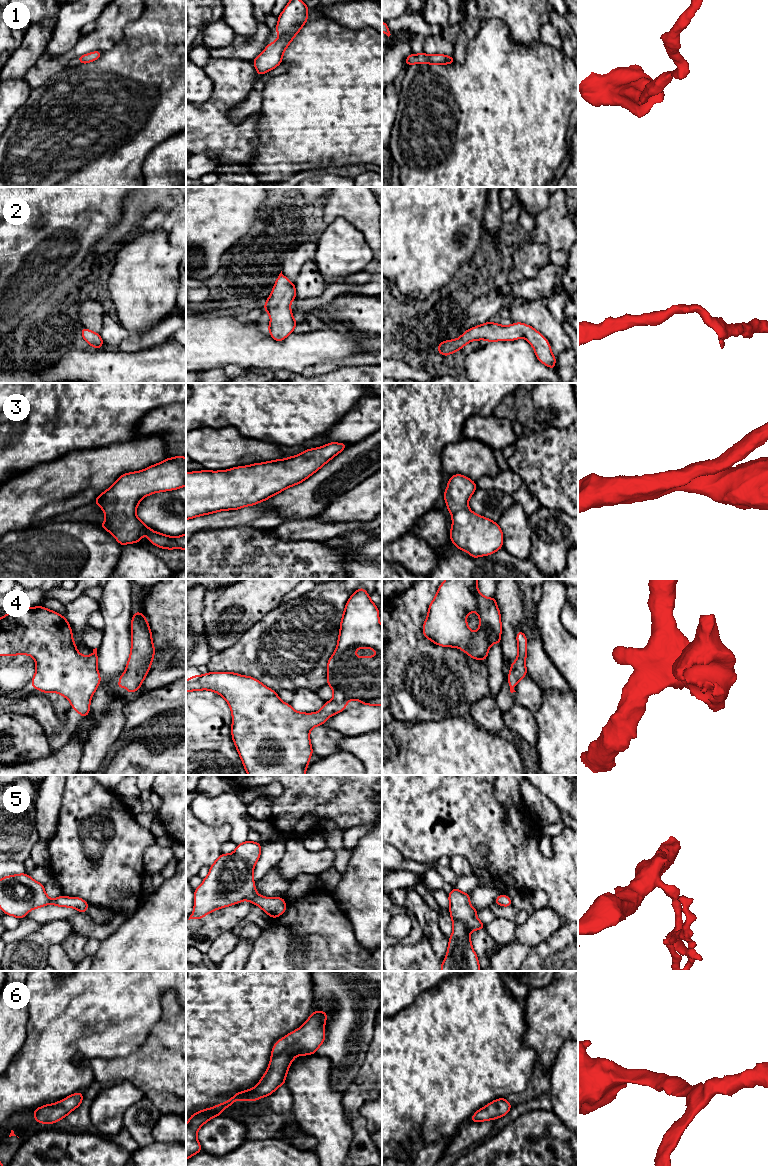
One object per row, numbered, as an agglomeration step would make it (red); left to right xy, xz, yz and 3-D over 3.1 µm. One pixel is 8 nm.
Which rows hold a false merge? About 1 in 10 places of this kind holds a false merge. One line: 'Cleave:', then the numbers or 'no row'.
Cleave: no row

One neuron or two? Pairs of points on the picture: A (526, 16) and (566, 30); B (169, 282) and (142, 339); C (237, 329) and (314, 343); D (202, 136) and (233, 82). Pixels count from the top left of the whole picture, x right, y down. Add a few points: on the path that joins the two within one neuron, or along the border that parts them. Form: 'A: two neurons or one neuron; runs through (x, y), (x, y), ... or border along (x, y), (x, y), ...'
A: two neurons; border along (554, 10), (550, 14), (548, 21)
B: two neurons; border along (164, 319), (145, 332), (129, 333)
C: one neuron; runs through (256, 348), (295, 348)
D: one neuron; runs through (209, 123), (218, 105), (226, 95)

